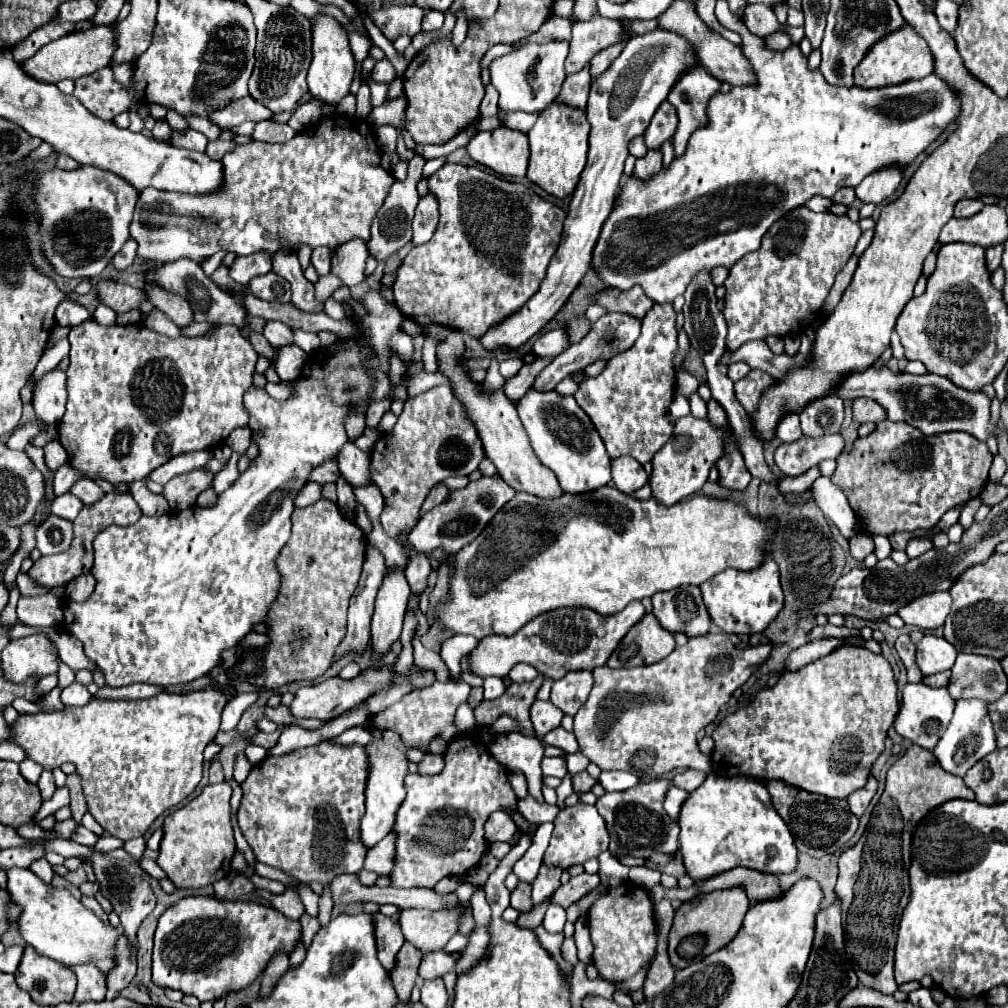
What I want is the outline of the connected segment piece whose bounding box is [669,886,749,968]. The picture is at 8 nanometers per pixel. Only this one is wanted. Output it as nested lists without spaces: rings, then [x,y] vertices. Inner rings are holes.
[[[735,886],[735,888],[725,888],[725,890],[715,890],[709,894],[699,894],[693,900],[687,900],[681,904],[681,908],[675,912],[675,920],[673,920],[673,928],[669,932],[669,958],[673,962],[673,966],[679,968],[679,954],[677,954],[677,944],[689,936],[689,934],[709,934],[709,946],[705,946],[703,954],[713,954],[715,950],[727,946],[735,934],[739,932],[739,928],[743,926],[745,914],[749,910],[749,898],[743,886]]]

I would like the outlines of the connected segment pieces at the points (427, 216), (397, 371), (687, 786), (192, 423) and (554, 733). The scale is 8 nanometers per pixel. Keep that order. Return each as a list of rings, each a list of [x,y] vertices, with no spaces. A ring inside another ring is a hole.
[[[427,192],[421,200],[419,206],[415,210],[415,218],[413,218],[413,246],[417,244],[425,244],[431,240],[433,232],[437,230],[439,224],[439,204],[433,192]]]
[[[393,356],[393,358],[391,358],[390,370],[391,383],[393,385],[399,384],[399,382],[401,382],[401,378],[403,378],[403,376],[405,375],[405,371],[401,364],[401,361],[399,360],[399,358],[397,358],[397,356]]]
[[[685,770],[685,772],[681,772],[681,774],[677,774],[673,778],[673,784],[677,788],[685,790],[685,792],[693,792],[697,786],[701,786],[701,782],[705,780],[705,776],[707,774],[701,772],[701,770]]]
[[[93,318],[73,326],[69,332],[69,344],[71,344],[71,352],[69,352],[69,370],[67,370],[67,412],[61,418],[57,430],[63,448],[67,450],[67,462],[79,470],[81,474],[89,476],[89,478],[103,478],[111,484],[115,482],[133,482],[133,480],[143,480],[147,478],[155,468],[159,468],[161,464],[169,462],[169,458],[175,458],[177,454],[185,454],[189,450],[207,450],[213,446],[219,446],[225,442],[225,438],[239,426],[247,426],[249,414],[243,406],[243,394],[245,390],[253,384],[251,376],[255,372],[255,362],[257,362],[257,352],[253,350],[253,346],[247,342],[247,338],[241,334],[241,330],[237,326],[215,326],[215,330],[205,336],[203,340],[199,338],[167,338],[161,336],[141,324],[135,326],[99,326]]]
[[[561,726],[553,728],[553,730],[545,736],[545,742],[547,742],[547,744],[553,744],[553,746],[557,746],[557,748],[561,748],[561,750],[569,752],[569,754],[573,754],[573,752],[577,752],[577,750],[579,750],[575,734],[571,734],[571,732],[563,730]]]

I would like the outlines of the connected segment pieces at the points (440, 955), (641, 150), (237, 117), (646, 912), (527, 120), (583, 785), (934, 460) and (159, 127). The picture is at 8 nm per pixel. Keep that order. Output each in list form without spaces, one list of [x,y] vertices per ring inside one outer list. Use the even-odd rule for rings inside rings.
[[[429,952],[423,956],[419,964],[421,978],[437,978],[455,970],[455,960],[447,952]]]
[[[637,136],[637,138],[633,138],[633,140],[629,142],[629,154],[633,154],[635,158],[645,156],[645,150],[647,150],[647,144],[645,144],[643,136]]]
[[[245,96],[245,98],[237,98],[237,100],[229,102],[221,110],[215,110],[213,114],[209,114],[209,120],[213,124],[217,124],[221,130],[229,130],[229,128],[239,126],[247,120],[261,122],[261,120],[267,120],[271,116],[273,114],[261,102],[253,100],[251,96]]]
[[[627,880],[621,886],[607,890],[589,910],[587,922],[589,922],[589,930],[591,930],[593,948],[595,948],[593,950],[593,966],[597,968],[599,978],[617,984],[617,982],[633,978],[641,968],[651,966],[651,962],[655,960],[655,956],[657,956],[657,926],[655,926],[655,918],[653,918],[653,900],[647,890],[641,890],[633,882]]]
[[[499,112],[501,114],[501,118],[503,118],[503,126],[509,126],[509,128],[513,128],[513,130],[523,130],[523,132],[527,132],[533,124],[535,124],[535,120],[537,120],[537,114],[533,112],[533,114],[527,114],[527,112],[511,112],[511,114],[507,114],[507,112]]]
[[[579,772],[579,774],[572,777],[572,785],[576,793],[584,793],[587,790],[591,790],[593,784],[595,784],[595,780],[587,772]]]
[[[883,420],[869,436],[857,438],[853,450],[847,456],[837,458],[837,468],[831,480],[845,492],[857,516],[859,532],[871,538],[873,536],[889,538],[895,532],[915,532],[919,528],[933,528],[947,510],[975,498],[981,492],[981,488],[989,482],[991,462],[993,454],[989,452],[987,444],[979,442],[971,434],[945,432],[937,436],[925,436],[905,422]]]
[[[161,118],[161,120],[157,120],[155,122],[155,128],[151,130],[153,132],[153,136],[157,138],[157,140],[169,140],[169,134],[171,134],[171,128],[169,128],[169,124],[167,124],[167,120],[165,118]]]

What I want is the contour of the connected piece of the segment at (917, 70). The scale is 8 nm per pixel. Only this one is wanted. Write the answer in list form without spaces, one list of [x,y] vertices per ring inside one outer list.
[[[909,26],[895,30],[875,42],[865,58],[855,68],[855,86],[893,86],[897,82],[907,82],[909,78],[925,78],[933,72],[933,56],[929,54],[929,46],[925,46],[923,38],[917,38]]]

